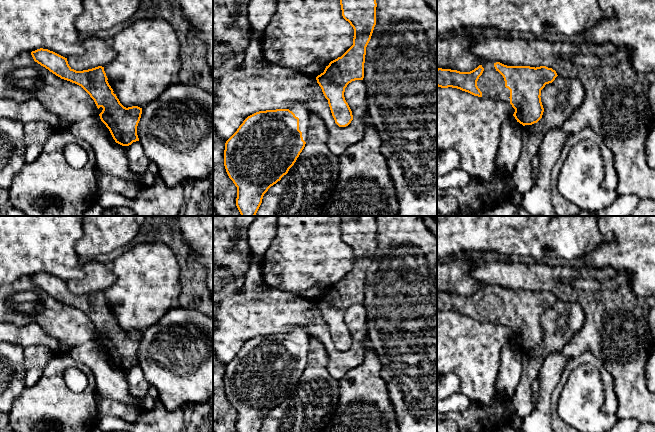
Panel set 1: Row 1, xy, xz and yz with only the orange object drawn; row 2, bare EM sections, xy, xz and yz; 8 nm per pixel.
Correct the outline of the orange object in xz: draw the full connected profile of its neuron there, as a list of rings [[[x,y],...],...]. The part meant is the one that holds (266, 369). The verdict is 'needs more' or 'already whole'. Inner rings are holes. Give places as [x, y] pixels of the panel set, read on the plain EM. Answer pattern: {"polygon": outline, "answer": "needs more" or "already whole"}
{"polygon": [[[305,327],[248,340],[226,365],[224,390],[237,411],[237,432],[259,432],[264,418],[286,399],[305,371],[311,337]]], "answer": "needs more"}

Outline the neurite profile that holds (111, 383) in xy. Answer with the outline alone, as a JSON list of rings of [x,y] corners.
[[[91,340],[72,348],[73,359],[85,364],[96,379],[96,390],[100,397],[118,401],[126,405],[139,405],[145,411],[153,408],[158,396],[157,390],[150,386],[143,398],[133,397],[128,389],[122,369],[115,366],[109,353],[100,340]]]

